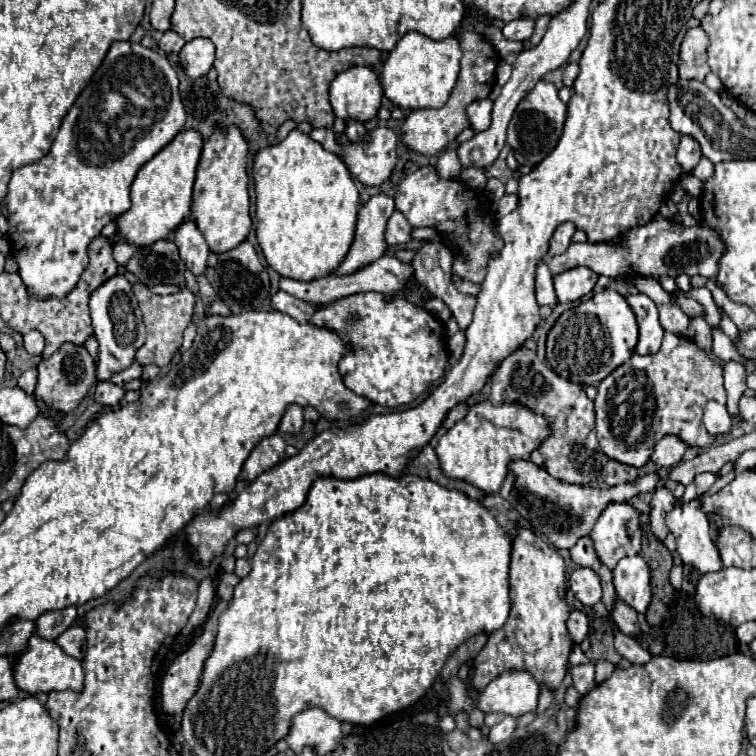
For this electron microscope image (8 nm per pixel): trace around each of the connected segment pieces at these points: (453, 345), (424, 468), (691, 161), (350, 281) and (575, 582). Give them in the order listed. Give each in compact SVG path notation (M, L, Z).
M459 330L455 336L451 336L447 346L449 346L449 354L451 354L453 358L459 358L459 356L461 356L461 352L463 352L463 346L465 346L465 336L463 336L463 330Z
M427 444L419 456L415 460L411 460L411 464L407 466L407 472L411 474L417 474L421 478L429 478L429 480L435 480L437 484L445 486L445 488L455 488L455 490L463 490L469 498L475 498L475 500L481 500L485 496L489 496L487 492L467 484L467 482L461 482L461 480L453 480L453 478L447 478L441 468L439 468L439 462L437 462L437 456L435 456L435 450Z
M683 136L677 150L677 162L683 168L683 172L691 172L699 160L701 160L699 144L695 144L695 140L691 140L689 136Z
M383 254L381 258L377 258L375 262L359 268L357 272L353 274L345 274L345 276L337 276L337 274L331 274L331 276L325 276L325 278L319 278L319 280L311 280L311 282L299 282L299 280L291 280L291 278L281 278L279 280L279 288L303 302L309 302L309 304L331 304L339 298L345 298L345 296L351 296L351 294L359 294L359 292L381 292L381 294L395 294L397 290L403 288L405 282L411 282L413 280L413 268L411 264L405 264L405 262L399 262L395 256L391 254Z
M577 568L569 576L569 588L583 606L595 606L601 600L599 576L589 568Z

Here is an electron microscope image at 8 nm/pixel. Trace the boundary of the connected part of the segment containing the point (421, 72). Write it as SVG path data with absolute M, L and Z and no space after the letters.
M409 32L397 42L397 46L387 54L383 62L381 70L383 94L403 110L441 108L445 106L457 82L459 60L461 60L461 48L455 36L437 42L419 32Z

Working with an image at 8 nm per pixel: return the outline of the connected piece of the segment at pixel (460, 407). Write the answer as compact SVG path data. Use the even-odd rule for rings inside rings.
M457 404L453 410L449 410L449 414L445 416L445 420L443 420L443 428L445 430L449 430L455 422L459 422L463 416L465 416L465 412L467 412L467 404Z

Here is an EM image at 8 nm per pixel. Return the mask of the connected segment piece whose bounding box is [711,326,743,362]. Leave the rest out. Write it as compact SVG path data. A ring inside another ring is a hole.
M711 328L713 334L713 352L715 356L719 356L721 360L743 360L743 356L739 356L739 352L735 352L735 348L731 346L731 340L727 334L723 334L723 330L719 328Z

